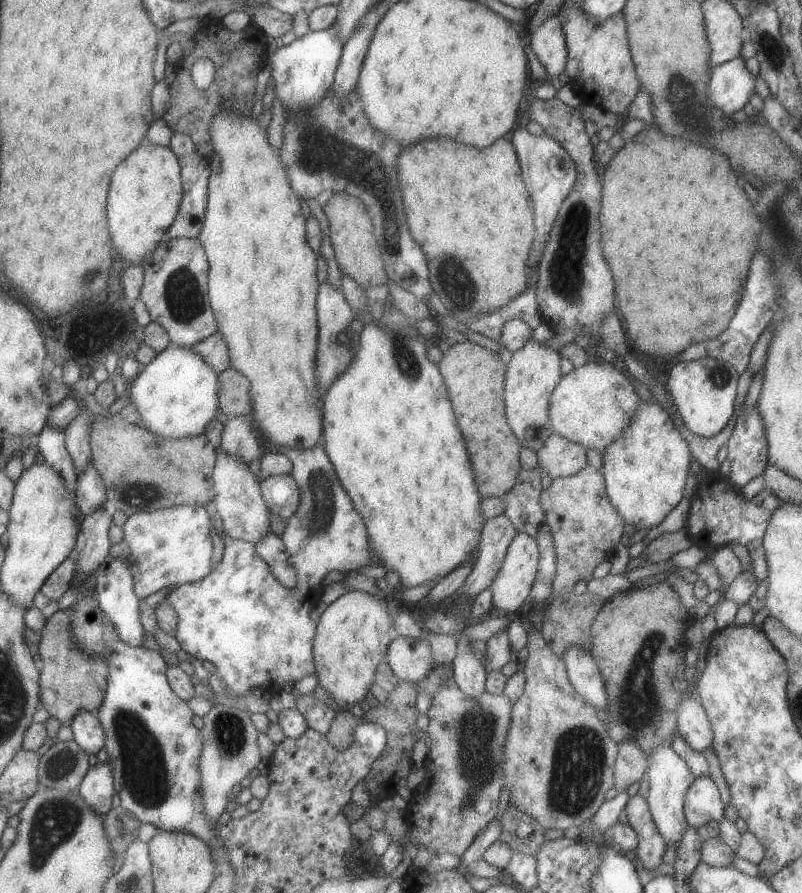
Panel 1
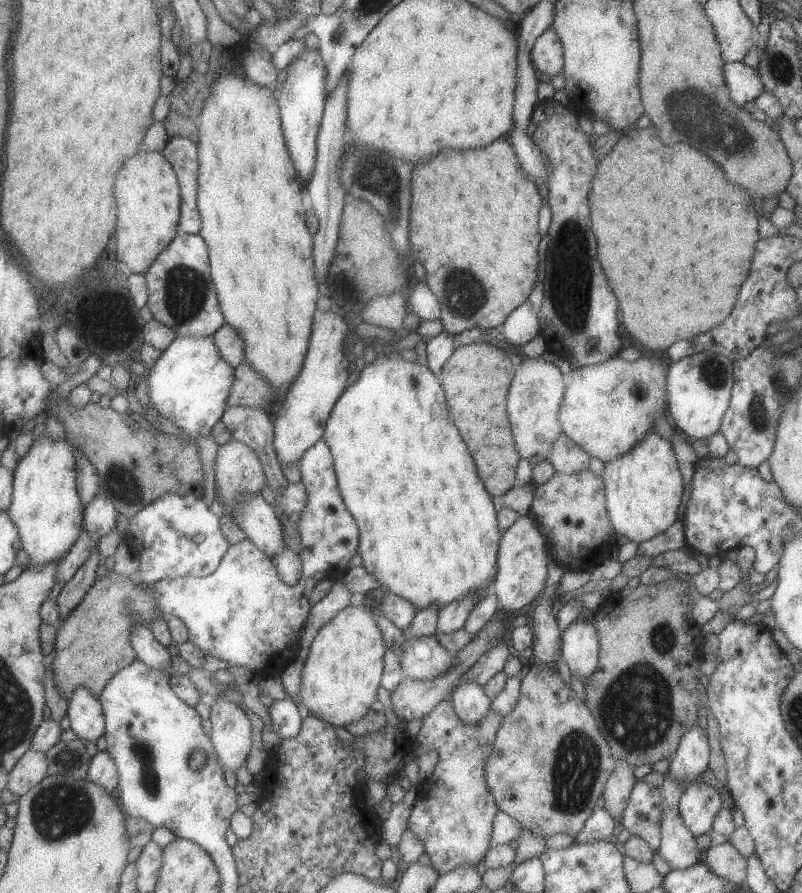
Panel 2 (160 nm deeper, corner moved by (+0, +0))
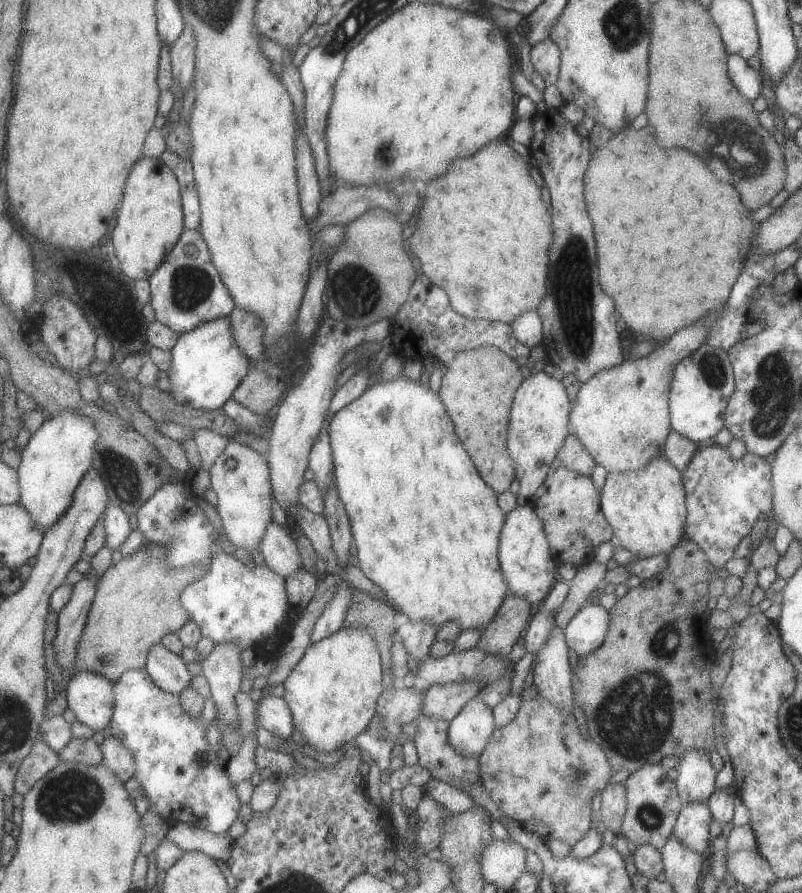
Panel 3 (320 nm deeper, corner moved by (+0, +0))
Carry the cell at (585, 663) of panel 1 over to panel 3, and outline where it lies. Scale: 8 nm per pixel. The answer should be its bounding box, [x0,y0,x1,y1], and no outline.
[563,604,609,655]

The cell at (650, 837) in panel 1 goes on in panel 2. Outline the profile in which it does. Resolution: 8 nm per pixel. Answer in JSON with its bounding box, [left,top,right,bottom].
[620,781,660,852]

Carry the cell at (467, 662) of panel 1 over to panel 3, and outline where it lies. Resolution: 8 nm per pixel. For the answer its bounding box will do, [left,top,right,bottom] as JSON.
[447,696,495,757]

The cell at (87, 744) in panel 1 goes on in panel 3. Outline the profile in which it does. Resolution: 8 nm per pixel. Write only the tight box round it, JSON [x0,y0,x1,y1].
[64,670,113,732]

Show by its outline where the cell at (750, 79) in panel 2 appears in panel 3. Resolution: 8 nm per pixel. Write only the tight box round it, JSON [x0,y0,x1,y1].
[726,54,761,101]

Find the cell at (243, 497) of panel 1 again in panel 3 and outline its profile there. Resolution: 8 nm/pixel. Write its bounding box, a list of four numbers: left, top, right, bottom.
[259,521,301,580]

